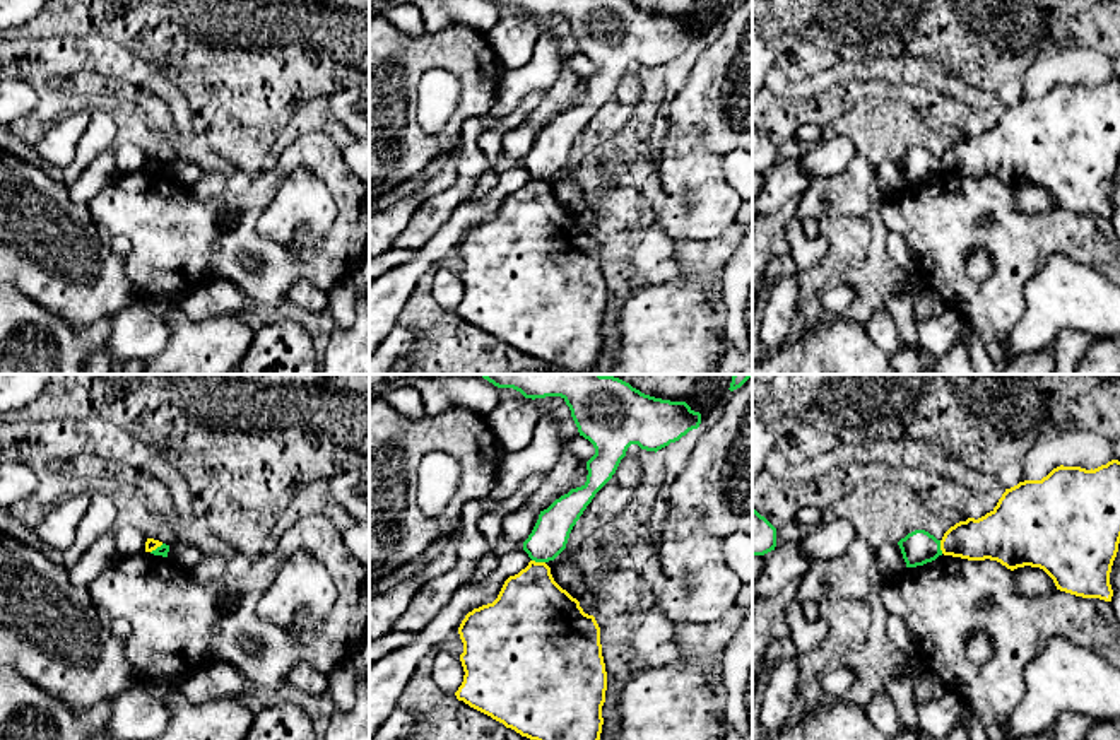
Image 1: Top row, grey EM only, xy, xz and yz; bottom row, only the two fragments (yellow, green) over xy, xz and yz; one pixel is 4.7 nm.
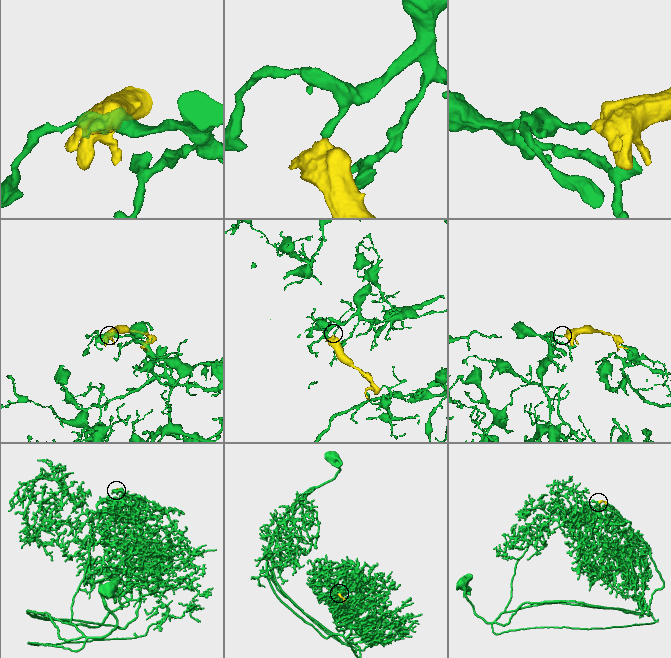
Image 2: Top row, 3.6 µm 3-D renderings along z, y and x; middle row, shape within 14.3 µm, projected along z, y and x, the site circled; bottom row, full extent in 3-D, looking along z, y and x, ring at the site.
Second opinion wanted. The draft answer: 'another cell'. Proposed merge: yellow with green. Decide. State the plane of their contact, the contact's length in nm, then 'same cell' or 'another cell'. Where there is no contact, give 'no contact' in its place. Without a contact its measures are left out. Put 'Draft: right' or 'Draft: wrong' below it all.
xz | 70 nm | another cell
Draft: right

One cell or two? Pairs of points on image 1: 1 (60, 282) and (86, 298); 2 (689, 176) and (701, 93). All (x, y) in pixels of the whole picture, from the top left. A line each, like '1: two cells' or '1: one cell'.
1: one cell
2: one cell

